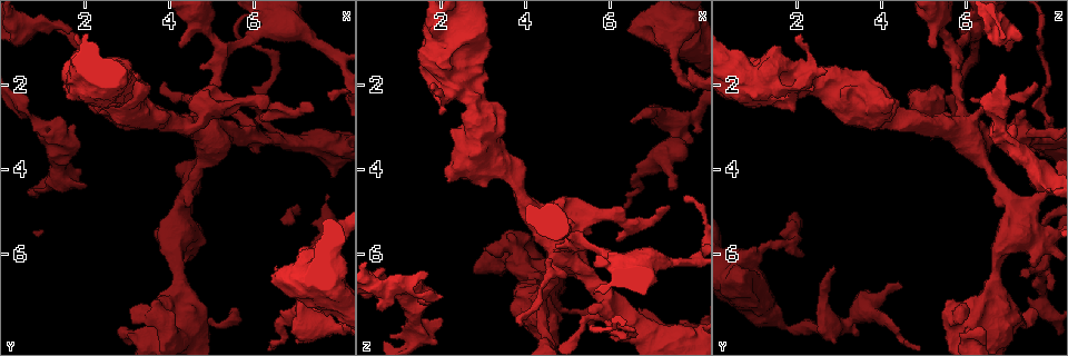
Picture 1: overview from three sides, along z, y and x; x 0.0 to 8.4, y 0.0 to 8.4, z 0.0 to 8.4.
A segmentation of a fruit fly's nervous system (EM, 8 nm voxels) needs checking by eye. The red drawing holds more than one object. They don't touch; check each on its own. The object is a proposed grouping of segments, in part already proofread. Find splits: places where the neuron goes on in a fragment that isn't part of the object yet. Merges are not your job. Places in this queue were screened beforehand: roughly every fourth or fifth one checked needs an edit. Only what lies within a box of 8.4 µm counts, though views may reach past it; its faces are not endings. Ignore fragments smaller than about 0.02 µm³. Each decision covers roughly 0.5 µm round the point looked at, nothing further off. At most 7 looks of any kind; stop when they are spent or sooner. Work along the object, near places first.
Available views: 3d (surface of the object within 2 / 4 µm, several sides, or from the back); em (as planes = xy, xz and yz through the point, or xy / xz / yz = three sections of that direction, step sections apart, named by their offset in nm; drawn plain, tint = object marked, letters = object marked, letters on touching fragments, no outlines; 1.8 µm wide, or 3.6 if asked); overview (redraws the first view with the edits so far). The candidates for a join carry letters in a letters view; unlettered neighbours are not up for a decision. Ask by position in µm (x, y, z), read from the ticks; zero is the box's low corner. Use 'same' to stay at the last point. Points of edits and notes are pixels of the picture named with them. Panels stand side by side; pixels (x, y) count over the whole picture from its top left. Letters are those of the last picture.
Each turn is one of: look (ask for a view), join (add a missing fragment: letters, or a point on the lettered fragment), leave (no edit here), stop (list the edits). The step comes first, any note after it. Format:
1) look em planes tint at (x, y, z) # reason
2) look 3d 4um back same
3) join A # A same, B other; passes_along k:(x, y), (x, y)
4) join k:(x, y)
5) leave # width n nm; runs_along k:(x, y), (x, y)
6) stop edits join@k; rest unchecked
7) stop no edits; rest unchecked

look em 3.6um xz step 4 tint at (6.70, 6.50, 7.30) # branch stops here

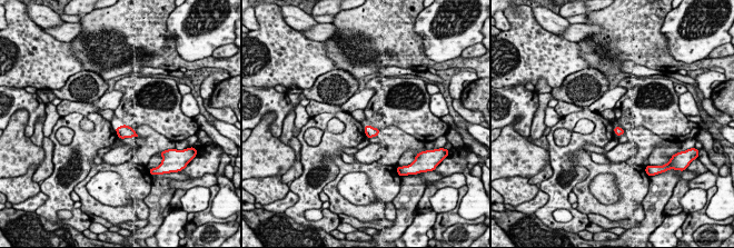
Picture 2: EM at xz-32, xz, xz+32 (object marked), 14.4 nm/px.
look em 3.6um planes letters same

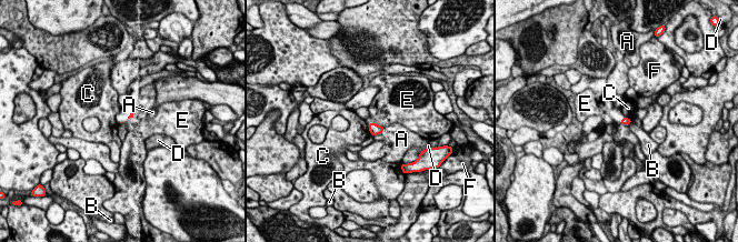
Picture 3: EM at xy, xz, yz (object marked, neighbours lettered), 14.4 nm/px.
leave # A other, B other, C other, D other, E other, F other; no lettered fragment goes on from it

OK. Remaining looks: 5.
look em yz step 4 letters at (1.95, 4.30, 7.50)

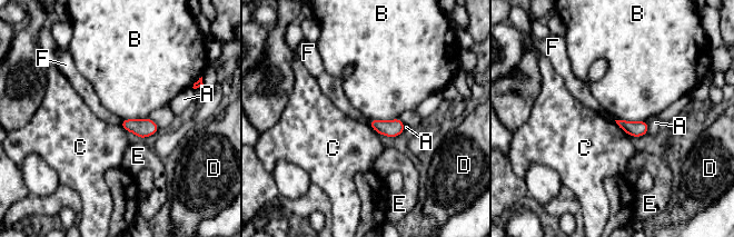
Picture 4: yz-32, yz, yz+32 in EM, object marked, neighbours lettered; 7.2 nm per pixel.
look em xz step 4 letters same # another direction

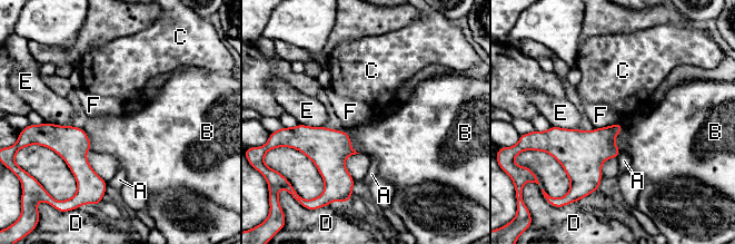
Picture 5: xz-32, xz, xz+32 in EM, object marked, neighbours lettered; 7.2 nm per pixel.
leave # longest_contact B 220 nm; A other, B other, C other, D other, E other, F other; no lettered fragment goes on from it

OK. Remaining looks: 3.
look em yz step 8 tint at (1.30, 2.75, 6.75) # branch stops here

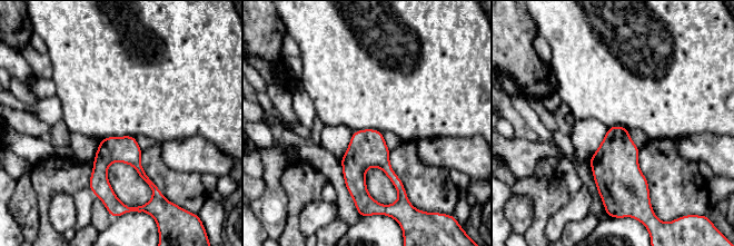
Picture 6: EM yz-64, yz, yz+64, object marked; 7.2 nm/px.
look em planes tint same

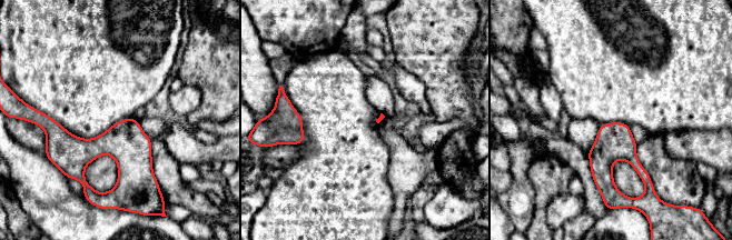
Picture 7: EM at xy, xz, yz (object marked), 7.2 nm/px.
look em planes letters same # see the neighbours

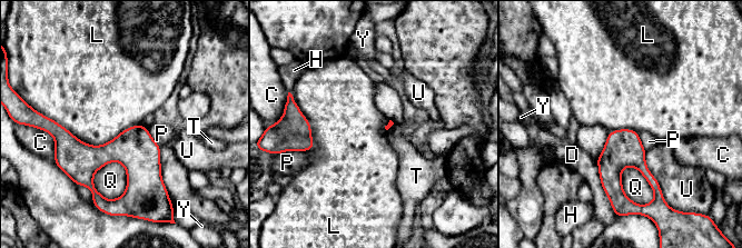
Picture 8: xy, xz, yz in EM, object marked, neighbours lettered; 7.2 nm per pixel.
leave # C other, D other, H other, L other, P other, Q other, T other, U other, Y other; border 8:(48, 117), (92, 145), (141, 125); none of them fits

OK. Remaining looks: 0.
stop no edits; rest unchecked

